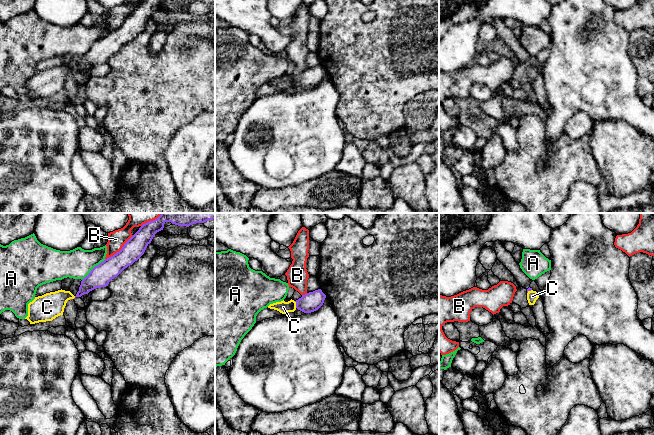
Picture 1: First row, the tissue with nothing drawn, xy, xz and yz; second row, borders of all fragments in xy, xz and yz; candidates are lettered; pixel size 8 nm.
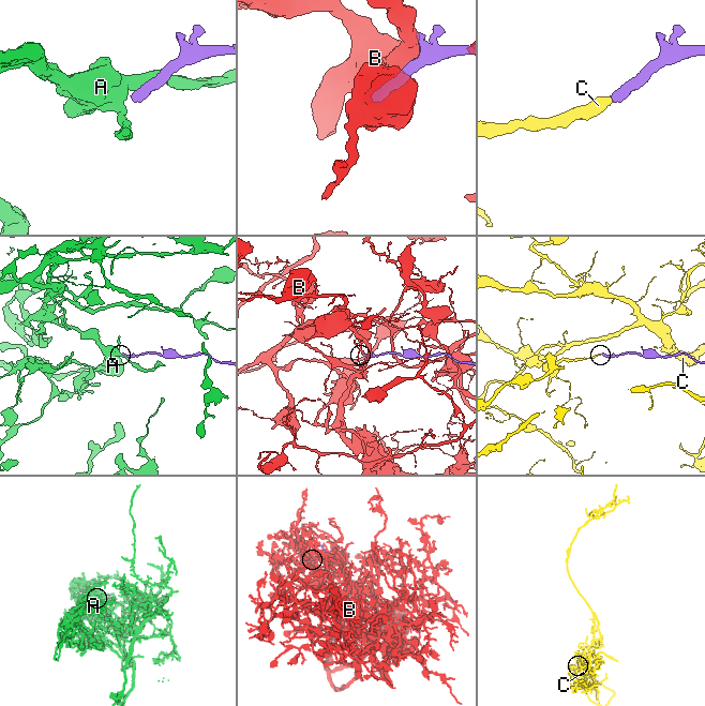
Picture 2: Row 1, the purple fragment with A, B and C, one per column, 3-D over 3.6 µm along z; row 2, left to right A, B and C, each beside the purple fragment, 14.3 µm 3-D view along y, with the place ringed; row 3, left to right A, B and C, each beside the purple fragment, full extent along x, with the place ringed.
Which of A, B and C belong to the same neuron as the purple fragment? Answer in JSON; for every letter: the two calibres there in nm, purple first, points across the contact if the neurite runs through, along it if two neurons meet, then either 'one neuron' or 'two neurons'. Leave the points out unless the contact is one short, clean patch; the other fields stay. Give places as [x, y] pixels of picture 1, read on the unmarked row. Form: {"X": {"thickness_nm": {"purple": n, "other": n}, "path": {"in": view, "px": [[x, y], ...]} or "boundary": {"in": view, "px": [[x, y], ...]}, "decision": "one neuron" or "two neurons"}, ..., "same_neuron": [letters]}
{"A": {"thickness_nm": {"purple": 170, "other": 240}, "decision": "two neurons"}, "B": {"thickness_nm": {"purple": 170, "other": 140}, "decision": "two neurons"}, "C": {"thickness_nm": {"purple": 160, "other": 100}, "path": {"in": "xz", "px": [[312, 77], [306, 80], [296, 80], [283, 83]]}, "decision": "one neuron"}, "same_neuron": ["C"]}

